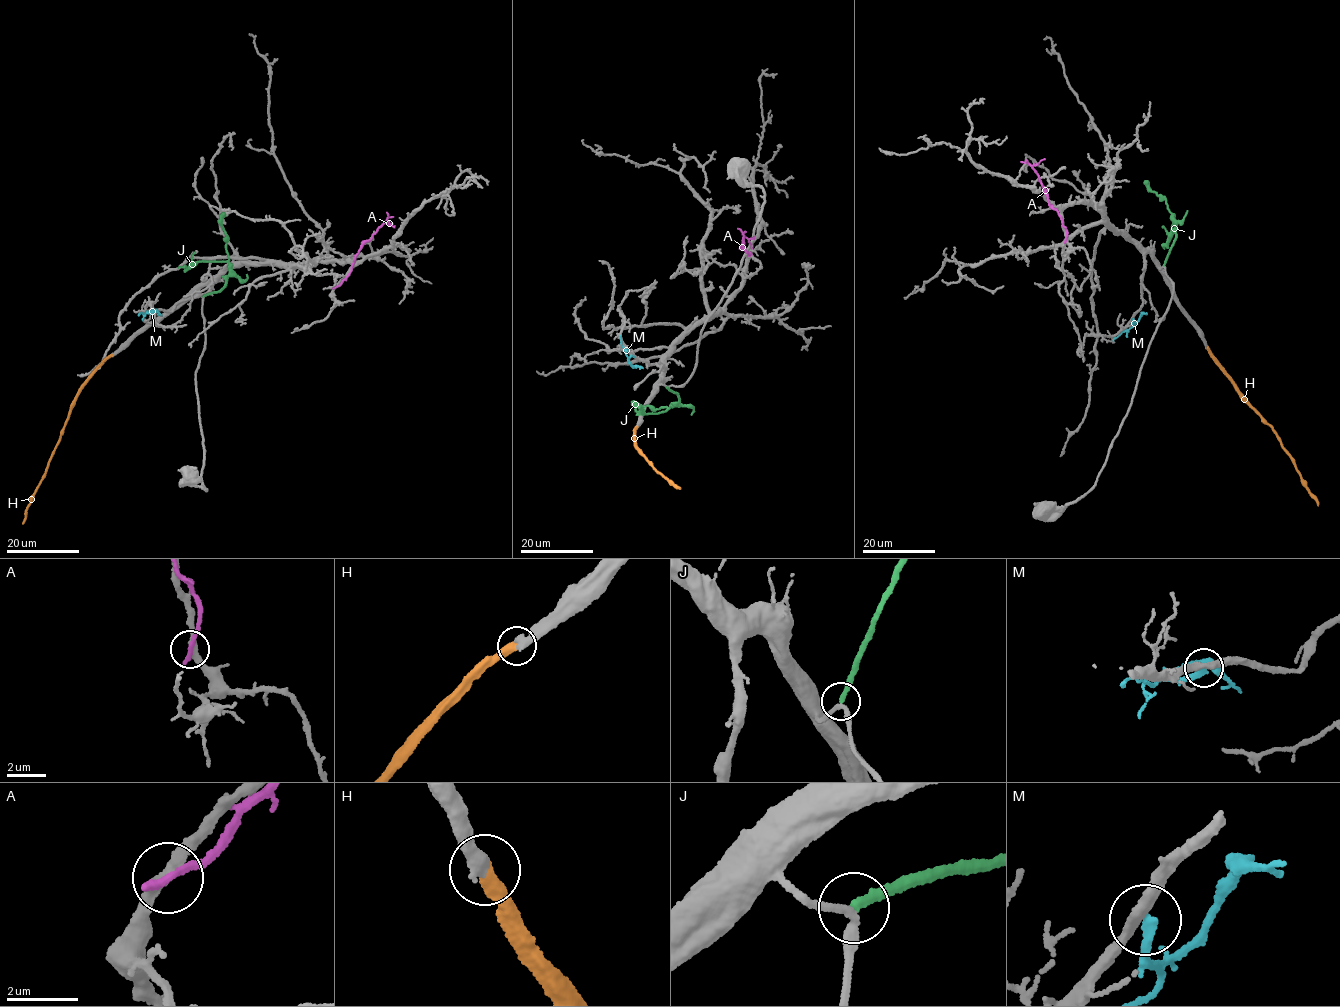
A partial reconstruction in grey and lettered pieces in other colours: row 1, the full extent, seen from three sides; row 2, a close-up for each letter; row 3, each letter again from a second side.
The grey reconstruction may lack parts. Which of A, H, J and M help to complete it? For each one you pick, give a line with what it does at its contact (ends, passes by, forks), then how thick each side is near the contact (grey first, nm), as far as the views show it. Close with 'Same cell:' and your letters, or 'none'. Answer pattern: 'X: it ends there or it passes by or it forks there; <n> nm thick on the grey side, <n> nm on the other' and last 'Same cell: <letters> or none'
H: it ends there; 480 nm thick on the grey side, 440 nm on the other
Same cell: H

